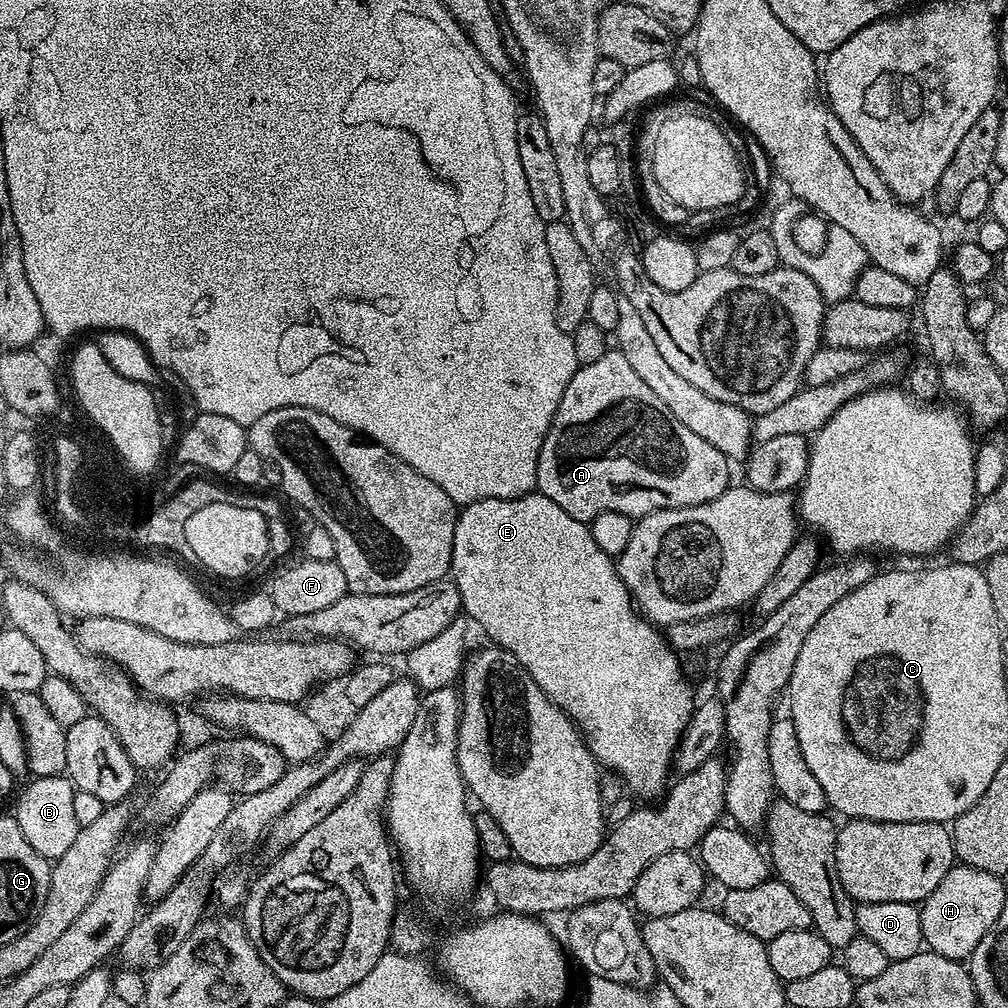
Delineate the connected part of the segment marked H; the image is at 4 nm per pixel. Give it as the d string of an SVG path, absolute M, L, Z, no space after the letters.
M953 866L946 874L946 878L942 878L942 882L938 882L936 889L922 901L920 921L922 922L924 944L931 951L949 956L951 960L963 961L971 956L974 946L978 946L978 942L982 942L982 938L994 926L998 914L1002 914L1002 906L1006 902L1004 883L1005 881L1001 877L990 874L986 870Z

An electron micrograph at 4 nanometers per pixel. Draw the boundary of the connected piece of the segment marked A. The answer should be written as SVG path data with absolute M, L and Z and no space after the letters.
M609 350L606 354L602 354L602 358L598 358L598 362L579 365L574 378L570 378L570 386L566 386L566 394L562 394L562 402L558 402L558 410L554 414L552 425L542 442L542 450L538 454L536 488L546 498L558 502L558 506L562 506L562 510L566 510L566 514L570 514L570 518L591 522L598 514L607 512L617 512L639 518L650 515L657 508L698 506L718 498L718 494L722 494L730 486L728 467L730 467L730 461L727 456L721 454L714 446L710 446L710 442L706 442L706 438L698 438L698 434L694 434L694 430L682 426L682 422L678 422L678 418L674 418L674 414L670 414L670 410L666 410L666 405L659 400L658 394L654 394L654 390L650 390L650 386L646 386L646 382L642 382L642 378L638 378L638 374L634 374L634 370L630 370L630 362L626 362L626 354L622 354L619 350Z

